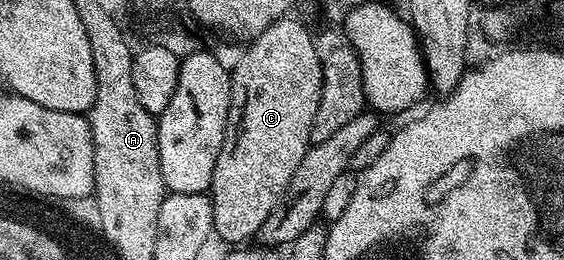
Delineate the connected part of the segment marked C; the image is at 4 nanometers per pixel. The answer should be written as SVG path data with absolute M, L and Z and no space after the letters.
M294 16L277 18L243 50L246 51L239 56L238 63L232 66L226 135L220 156L216 156L209 189L214 234L226 242L234 242L230 244L249 243L282 201L292 172L296 172L300 160L304 160L304 152L312 145L312 120L316 120L316 108L320 108L322 87L323 55L314 47L309 28L297 22Z

